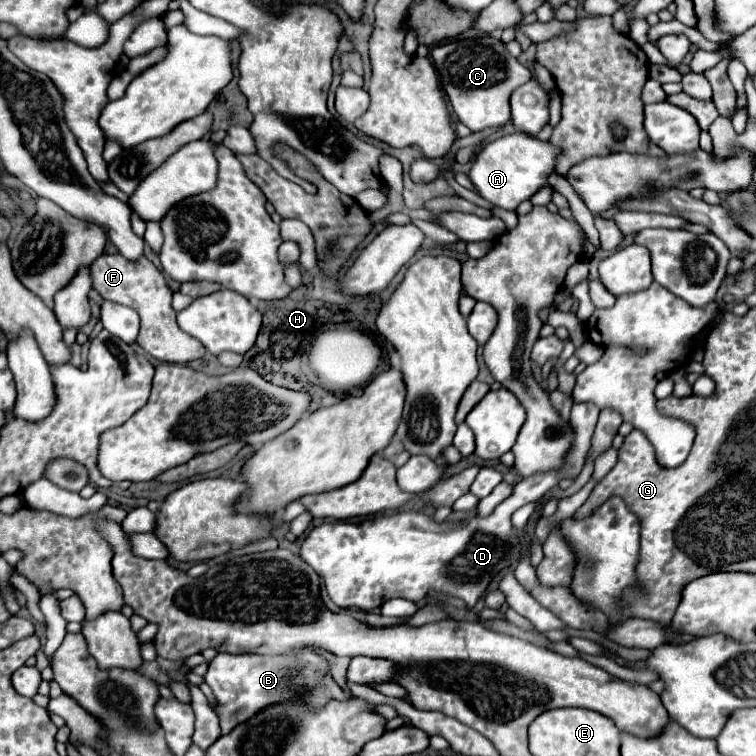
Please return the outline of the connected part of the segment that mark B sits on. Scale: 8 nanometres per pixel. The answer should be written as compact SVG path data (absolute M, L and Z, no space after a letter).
M305 649L303 653L293 653L289 657L219 653L211 661L205 681L217 699L215 713L219 715L219 719L223 719L221 731L225 735L233 727L237 727L237 723L243 723L249 717L253 717L259 709L279 701L291 701L291 697L297 697L297 689L301 685L309 685L313 689L313 707L323 705L327 699L345 699L343 689L329 675L327 661L319 657L313 649Z

